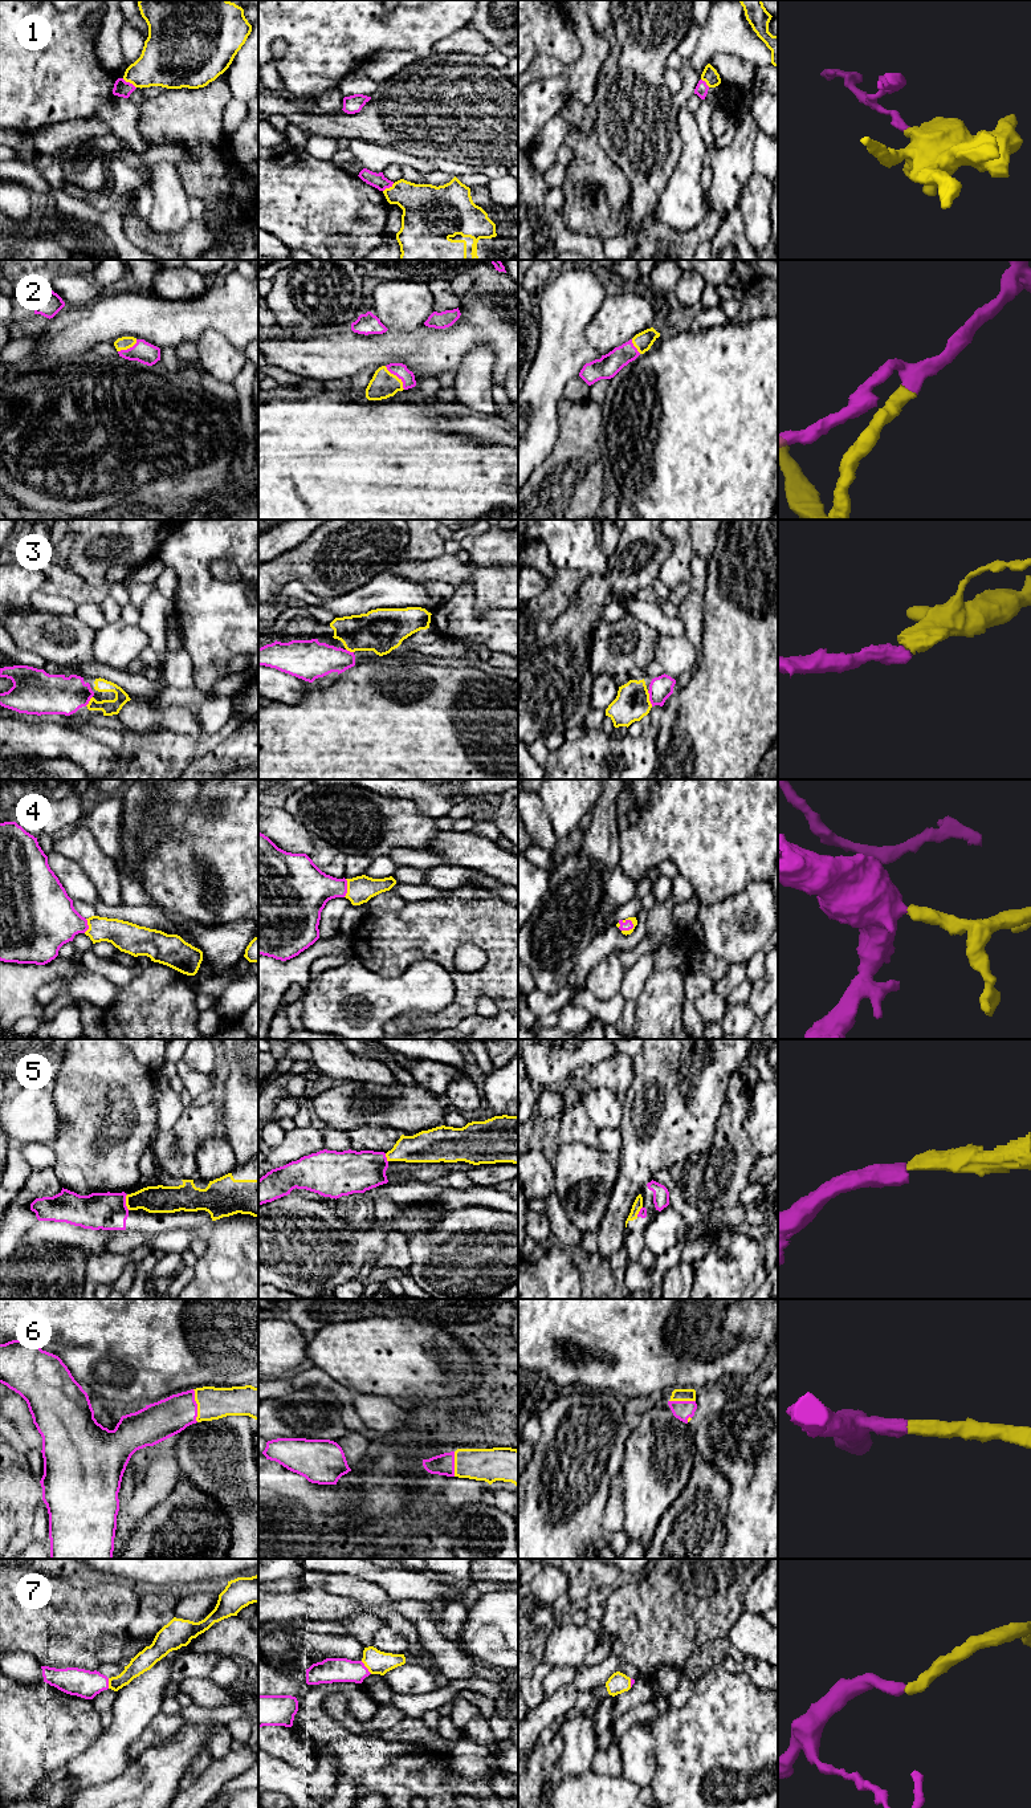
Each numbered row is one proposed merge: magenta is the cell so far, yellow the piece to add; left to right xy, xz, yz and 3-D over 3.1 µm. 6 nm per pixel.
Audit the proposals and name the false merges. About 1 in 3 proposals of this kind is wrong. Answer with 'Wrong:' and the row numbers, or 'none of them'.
Wrong: 1

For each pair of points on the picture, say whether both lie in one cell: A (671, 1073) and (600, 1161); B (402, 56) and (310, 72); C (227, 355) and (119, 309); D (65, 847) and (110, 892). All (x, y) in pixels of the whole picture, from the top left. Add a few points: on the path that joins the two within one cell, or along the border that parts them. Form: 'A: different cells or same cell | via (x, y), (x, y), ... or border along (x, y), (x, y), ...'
A: different cells | border along (618, 1152), (618, 1176), (614, 1183)
B: different cells | border along (391, 51), (373, 52), (358, 68)
C: different cells | border along (229, 342), (219, 333), (206, 330), (195, 343)
D: same cell | via (78, 851), (106, 879)

